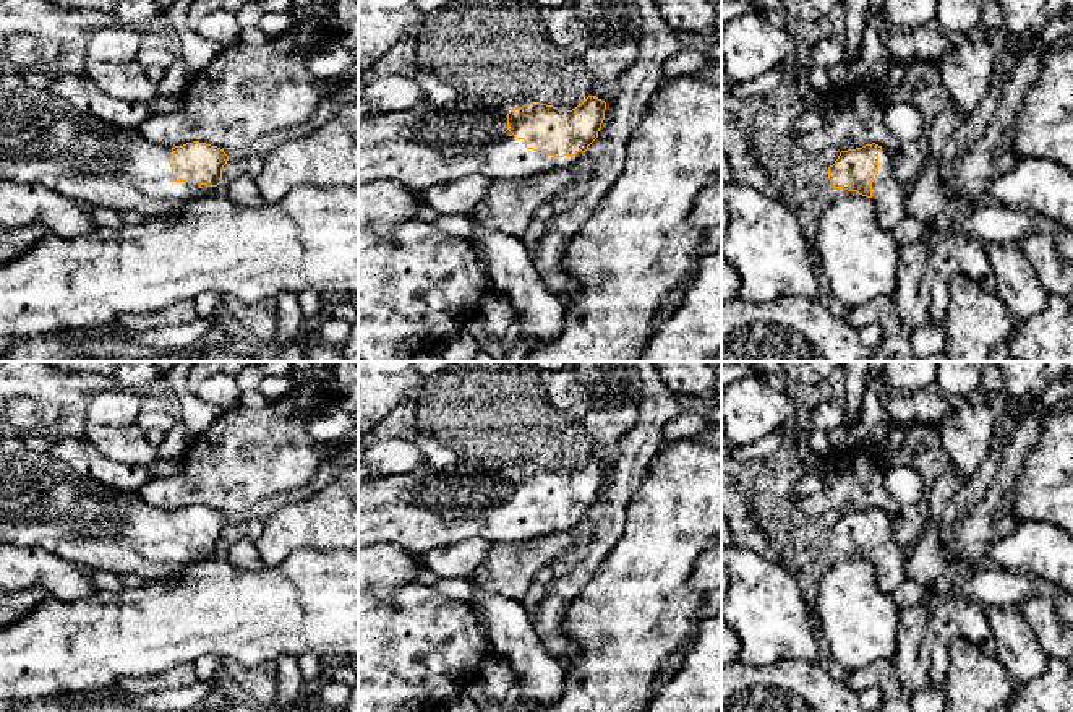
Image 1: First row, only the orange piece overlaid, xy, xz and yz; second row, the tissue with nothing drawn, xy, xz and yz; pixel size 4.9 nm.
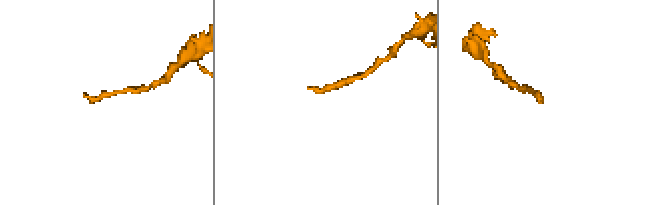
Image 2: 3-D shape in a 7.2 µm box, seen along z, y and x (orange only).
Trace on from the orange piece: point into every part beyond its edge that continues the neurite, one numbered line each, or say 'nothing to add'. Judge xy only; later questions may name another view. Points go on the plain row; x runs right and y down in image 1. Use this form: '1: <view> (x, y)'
1: xy (42, 503)

